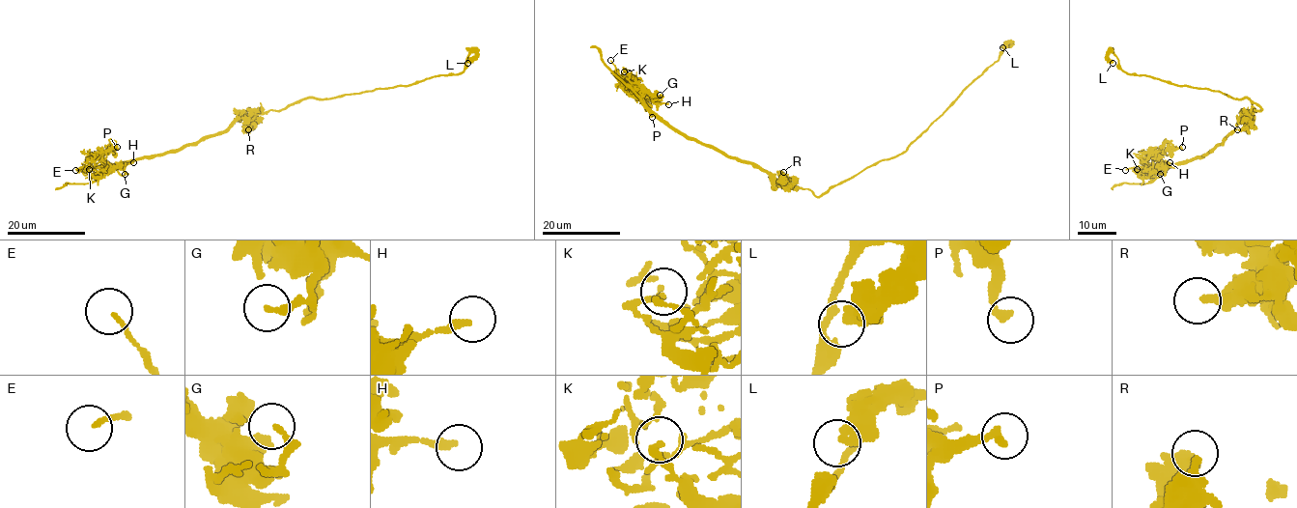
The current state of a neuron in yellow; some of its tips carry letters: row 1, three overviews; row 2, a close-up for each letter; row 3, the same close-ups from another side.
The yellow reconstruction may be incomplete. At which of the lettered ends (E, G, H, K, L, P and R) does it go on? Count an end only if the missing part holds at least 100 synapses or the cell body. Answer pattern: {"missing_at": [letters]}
{"missing_at": []}

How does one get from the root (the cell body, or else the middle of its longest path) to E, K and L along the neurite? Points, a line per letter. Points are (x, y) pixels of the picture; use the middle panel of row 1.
E: (809, 189), (778, 183), (750, 163), (724, 155), (674, 131), (623, 87), (610, 60)
K: (809, 189), (778, 183), (750, 163), (724, 155), (674, 131), (646, 105), (641, 86), (623, 69), (624, 71)
L: (809, 189), (819, 196), (866, 168), (902, 154), (1010, 43), (1002, 47)

